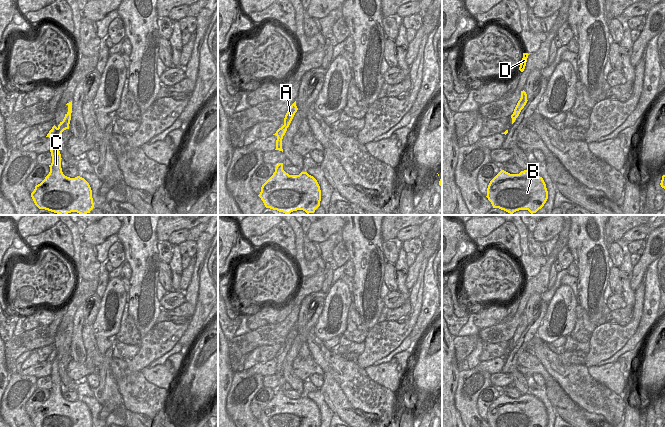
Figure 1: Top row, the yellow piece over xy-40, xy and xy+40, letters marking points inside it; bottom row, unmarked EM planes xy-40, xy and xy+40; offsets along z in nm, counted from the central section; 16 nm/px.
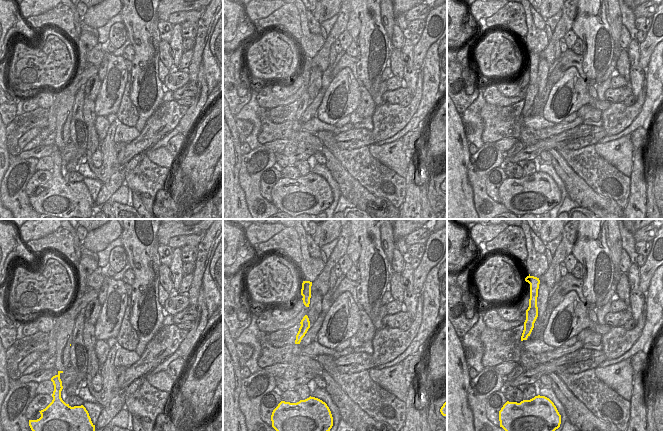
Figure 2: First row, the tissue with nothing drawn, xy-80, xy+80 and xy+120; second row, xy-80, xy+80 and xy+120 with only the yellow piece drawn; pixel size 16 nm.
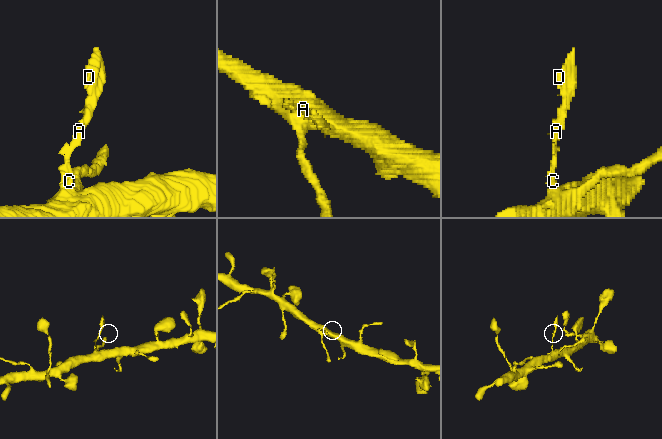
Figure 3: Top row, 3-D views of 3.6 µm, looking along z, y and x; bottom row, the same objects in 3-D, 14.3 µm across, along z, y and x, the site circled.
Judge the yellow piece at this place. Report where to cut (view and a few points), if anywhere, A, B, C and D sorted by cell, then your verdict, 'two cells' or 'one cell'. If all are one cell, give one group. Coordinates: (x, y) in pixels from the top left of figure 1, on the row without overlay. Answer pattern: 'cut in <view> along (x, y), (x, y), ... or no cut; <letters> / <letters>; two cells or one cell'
cut in xy-40 along (58, 361), (51, 362); A D / B C; two cells

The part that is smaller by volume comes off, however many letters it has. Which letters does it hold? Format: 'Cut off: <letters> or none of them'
Cut off: A, D

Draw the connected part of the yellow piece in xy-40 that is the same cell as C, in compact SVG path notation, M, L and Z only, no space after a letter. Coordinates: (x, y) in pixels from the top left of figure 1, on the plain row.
M59 362L51 363L50 396L31 417L34 427L93 427L91 411L84 402L80 400L70 402L63 398L62 382L58 372Z

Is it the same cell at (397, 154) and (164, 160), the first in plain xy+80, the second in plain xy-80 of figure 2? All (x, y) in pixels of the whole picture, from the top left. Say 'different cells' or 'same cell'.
same cell

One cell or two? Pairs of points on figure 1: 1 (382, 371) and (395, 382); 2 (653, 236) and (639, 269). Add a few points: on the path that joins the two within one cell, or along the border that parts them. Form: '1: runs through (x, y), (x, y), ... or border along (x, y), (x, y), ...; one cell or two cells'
1: runs through (385, 374), (392, 381); one cell
2: runs through (653, 244), (649, 248), (649, 255), (644, 261); one cell

